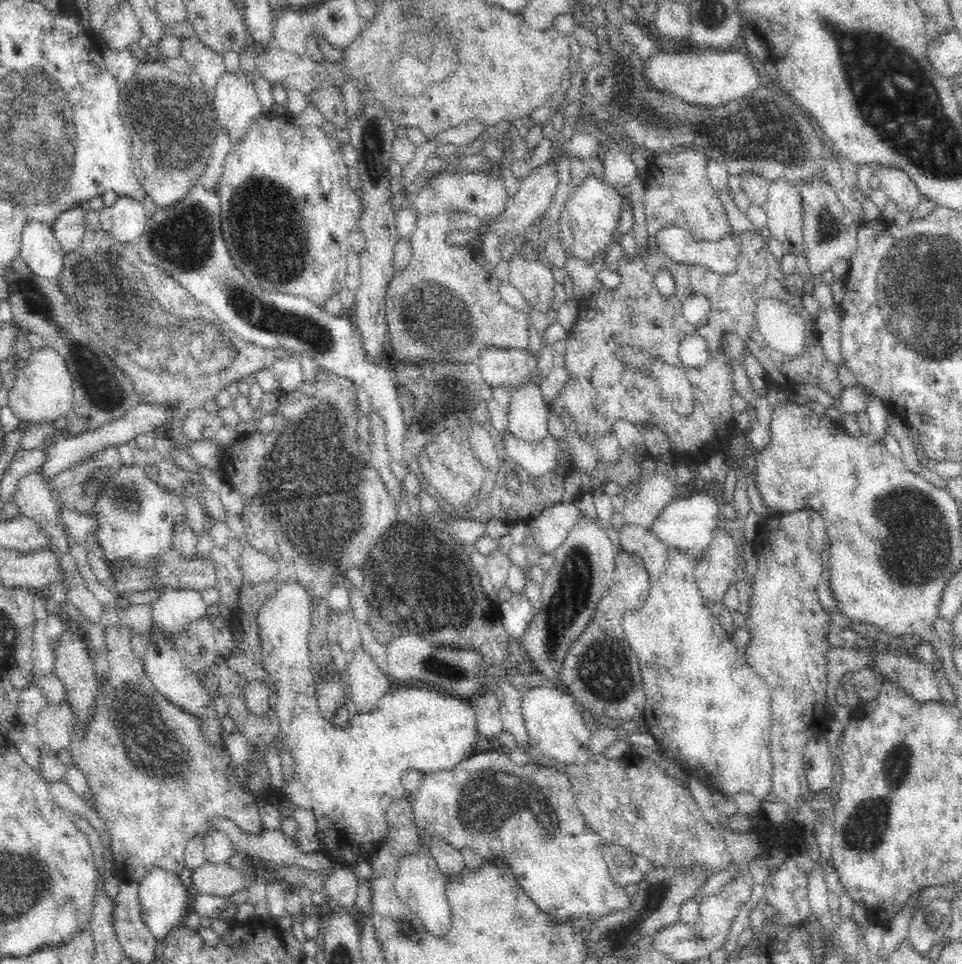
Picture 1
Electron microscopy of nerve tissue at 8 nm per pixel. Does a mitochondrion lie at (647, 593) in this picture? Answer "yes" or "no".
no

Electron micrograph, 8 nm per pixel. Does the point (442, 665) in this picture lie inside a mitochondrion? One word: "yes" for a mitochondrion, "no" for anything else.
yes

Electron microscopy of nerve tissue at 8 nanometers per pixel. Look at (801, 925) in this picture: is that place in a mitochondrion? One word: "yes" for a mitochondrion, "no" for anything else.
no

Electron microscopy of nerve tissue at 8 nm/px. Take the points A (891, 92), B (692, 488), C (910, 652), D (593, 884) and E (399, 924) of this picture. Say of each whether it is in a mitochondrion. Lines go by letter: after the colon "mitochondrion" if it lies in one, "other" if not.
A: mitochondrion
B: other
C: other
D: other
E: mitochondrion

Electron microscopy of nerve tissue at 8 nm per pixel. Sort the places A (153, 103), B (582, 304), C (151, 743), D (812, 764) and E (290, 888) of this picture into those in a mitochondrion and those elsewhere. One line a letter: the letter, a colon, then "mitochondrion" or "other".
A: mitochondrion
B: other
C: mitochondrion
D: other
E: other

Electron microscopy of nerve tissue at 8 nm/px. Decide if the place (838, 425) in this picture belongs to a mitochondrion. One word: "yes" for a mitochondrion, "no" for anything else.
no

